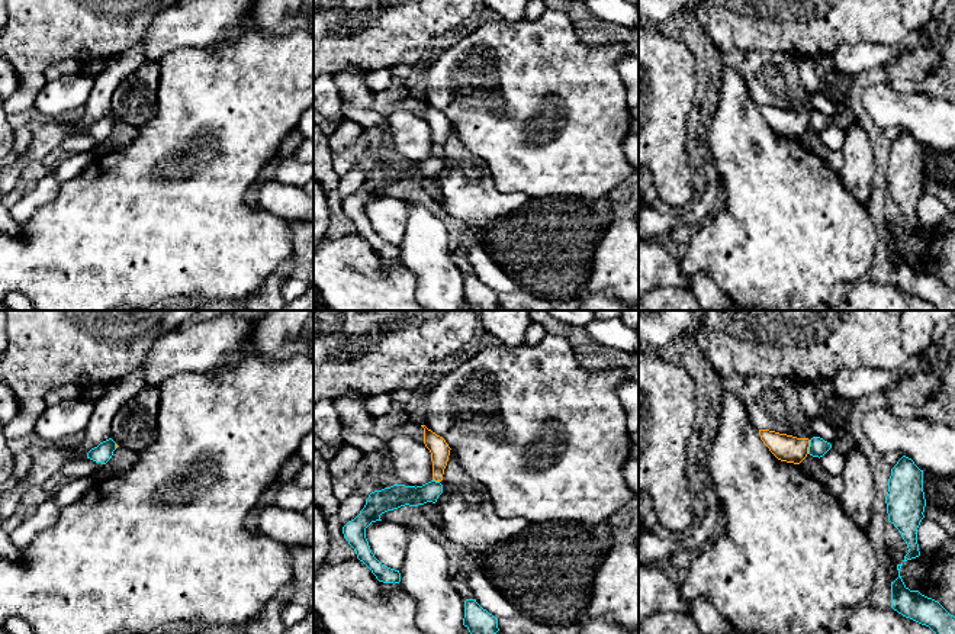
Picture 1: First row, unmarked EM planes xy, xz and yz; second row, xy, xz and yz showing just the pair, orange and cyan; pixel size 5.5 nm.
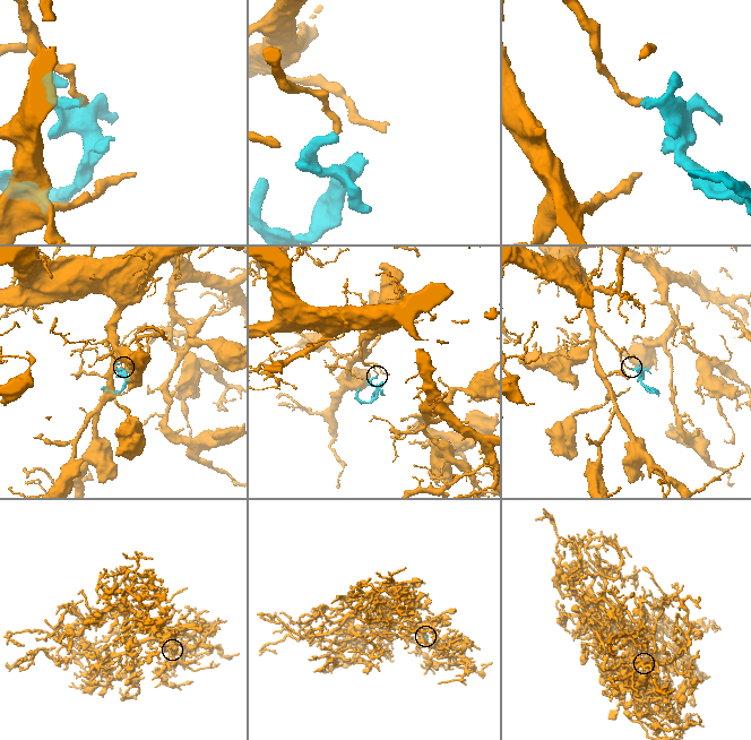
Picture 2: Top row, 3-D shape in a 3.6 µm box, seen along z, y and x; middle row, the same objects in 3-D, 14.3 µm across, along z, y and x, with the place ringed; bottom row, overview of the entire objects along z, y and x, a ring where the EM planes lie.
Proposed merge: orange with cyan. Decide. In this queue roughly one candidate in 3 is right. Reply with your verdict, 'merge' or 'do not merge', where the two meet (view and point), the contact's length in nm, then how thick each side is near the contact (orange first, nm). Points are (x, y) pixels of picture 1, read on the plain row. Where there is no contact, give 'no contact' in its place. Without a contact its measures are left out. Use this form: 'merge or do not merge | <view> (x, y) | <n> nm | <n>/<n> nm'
do not merge | yz (809, 121) | 80 nm | 150/100 nm

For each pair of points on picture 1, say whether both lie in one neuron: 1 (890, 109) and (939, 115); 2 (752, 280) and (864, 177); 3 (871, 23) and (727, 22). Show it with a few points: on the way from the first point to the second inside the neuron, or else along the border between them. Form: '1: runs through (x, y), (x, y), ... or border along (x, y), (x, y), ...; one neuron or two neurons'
1: runs through (902, 109), (928, 115); one neuron
2: border along (836, 173), (843, 186), (864, 206); two neurons
3: runs through (835, 23), (812, 23), (807, 26), (764, 22); one neuron

